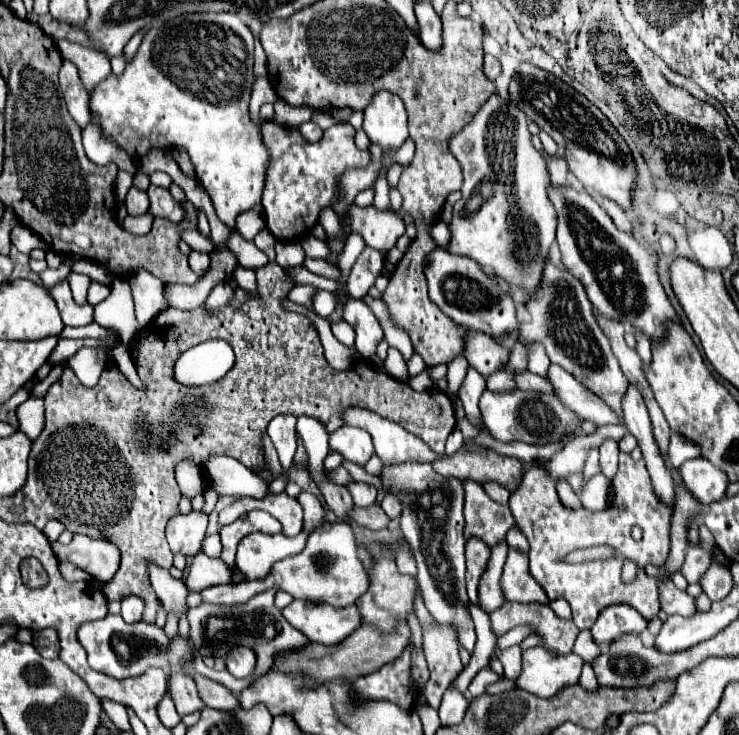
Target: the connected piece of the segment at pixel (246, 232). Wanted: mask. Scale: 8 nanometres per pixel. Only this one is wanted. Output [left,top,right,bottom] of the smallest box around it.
[236,204,264,240]

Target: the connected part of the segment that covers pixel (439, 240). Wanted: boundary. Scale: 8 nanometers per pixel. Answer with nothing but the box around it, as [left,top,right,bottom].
[430,221,450,247]

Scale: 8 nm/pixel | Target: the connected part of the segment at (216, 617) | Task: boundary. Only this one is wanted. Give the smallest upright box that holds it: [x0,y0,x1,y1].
[190,588,308,680]

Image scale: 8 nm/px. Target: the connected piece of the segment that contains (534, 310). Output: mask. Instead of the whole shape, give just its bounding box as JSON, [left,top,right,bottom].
[486,260,628,424]

